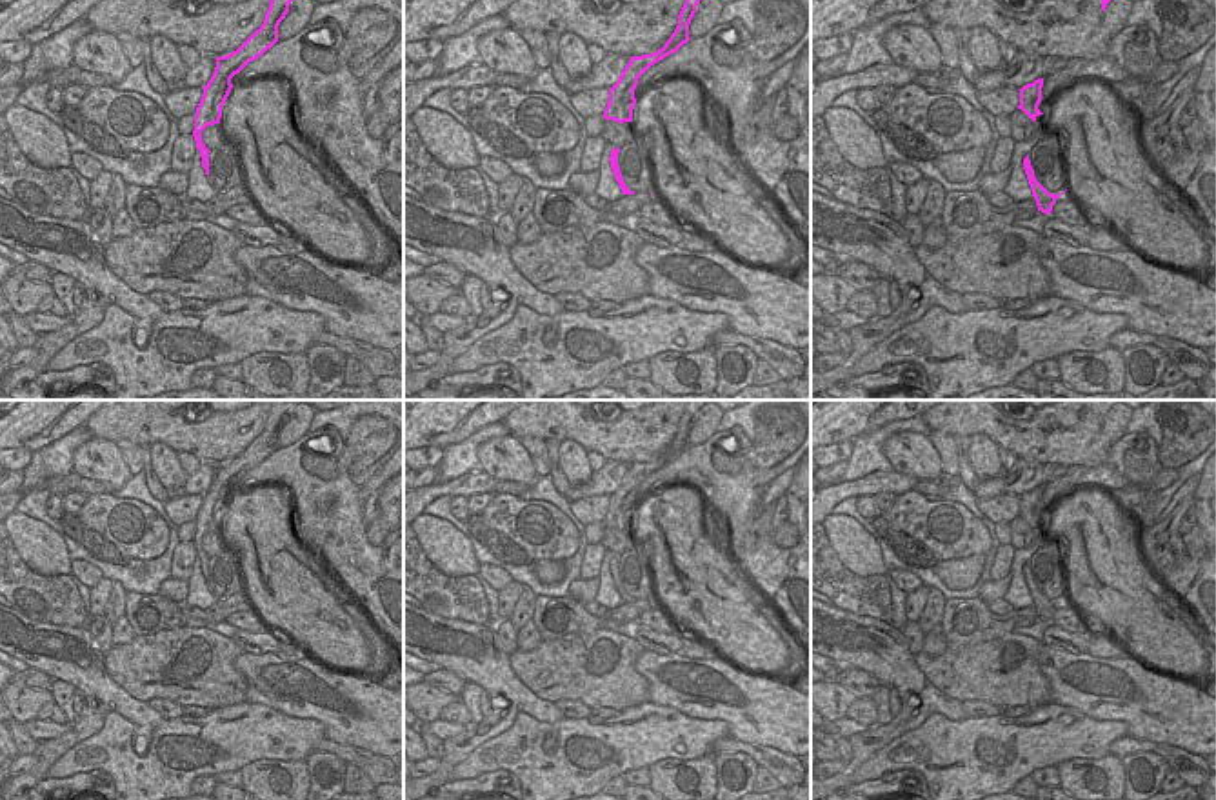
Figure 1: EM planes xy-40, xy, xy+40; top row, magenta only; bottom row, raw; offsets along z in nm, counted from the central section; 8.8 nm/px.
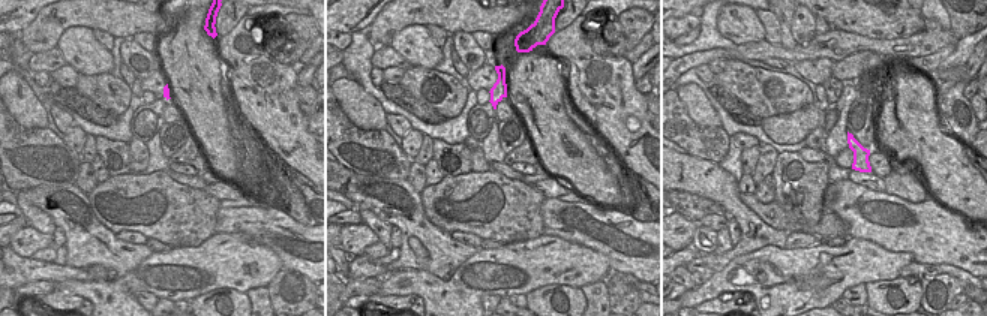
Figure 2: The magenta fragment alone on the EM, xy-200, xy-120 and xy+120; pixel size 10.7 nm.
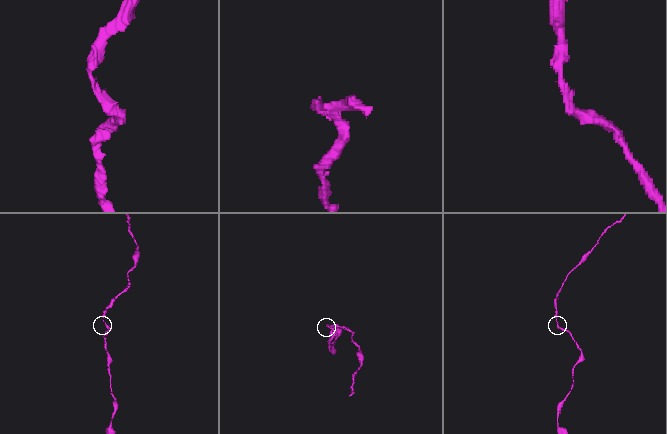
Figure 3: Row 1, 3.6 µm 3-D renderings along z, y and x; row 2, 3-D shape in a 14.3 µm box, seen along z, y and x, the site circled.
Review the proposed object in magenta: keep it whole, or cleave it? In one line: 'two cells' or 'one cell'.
one cell

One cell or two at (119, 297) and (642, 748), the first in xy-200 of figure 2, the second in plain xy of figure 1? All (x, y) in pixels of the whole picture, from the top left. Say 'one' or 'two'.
one

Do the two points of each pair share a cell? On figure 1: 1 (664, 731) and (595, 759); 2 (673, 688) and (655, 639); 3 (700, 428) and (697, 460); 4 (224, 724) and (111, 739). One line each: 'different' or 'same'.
1: same
2: different
3: different
4: same

